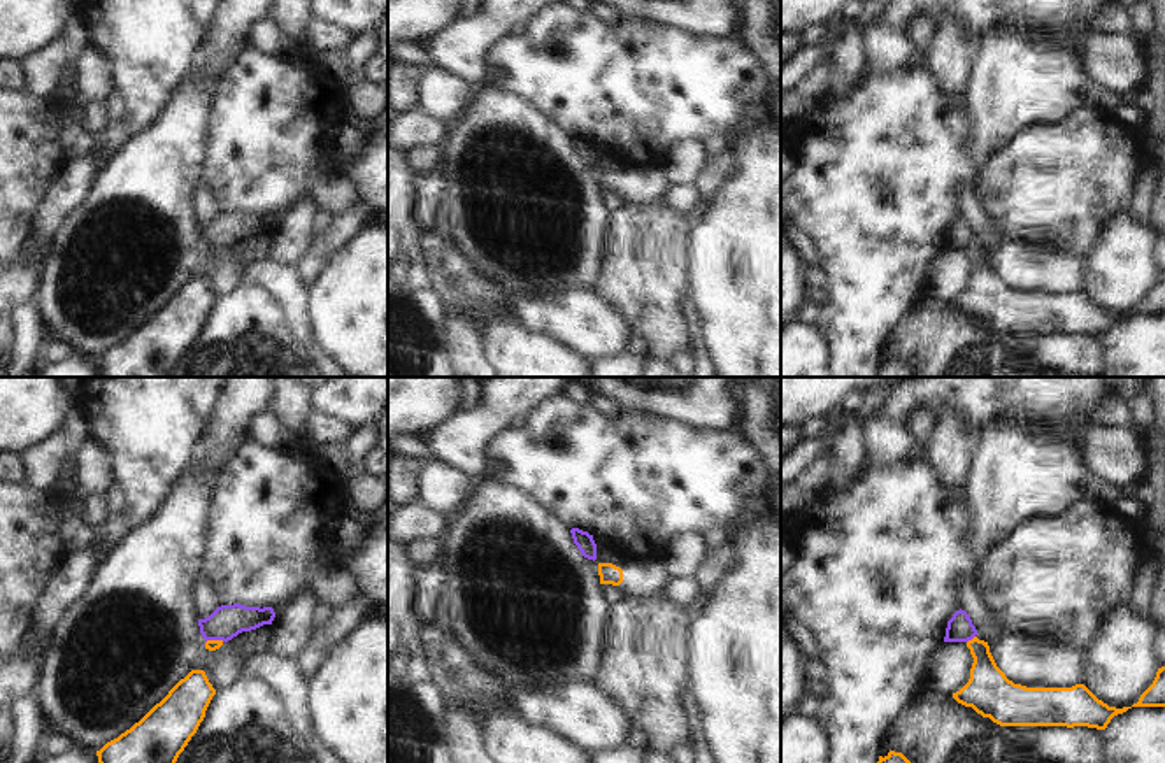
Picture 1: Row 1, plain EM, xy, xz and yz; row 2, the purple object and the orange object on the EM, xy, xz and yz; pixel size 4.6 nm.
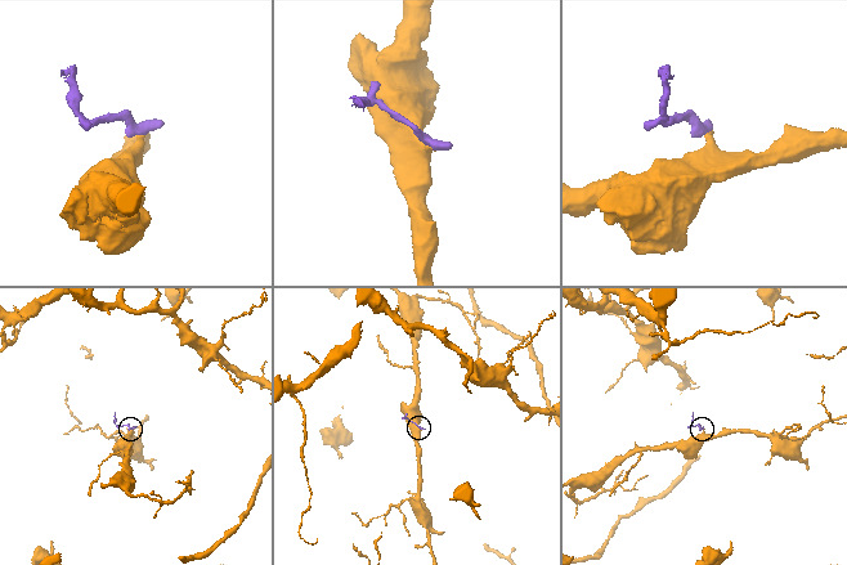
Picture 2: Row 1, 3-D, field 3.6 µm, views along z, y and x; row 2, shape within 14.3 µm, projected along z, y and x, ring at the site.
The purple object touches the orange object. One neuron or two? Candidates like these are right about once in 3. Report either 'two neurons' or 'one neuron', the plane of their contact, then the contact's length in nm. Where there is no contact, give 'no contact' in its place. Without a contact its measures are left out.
two neurons | yz | 50 nm

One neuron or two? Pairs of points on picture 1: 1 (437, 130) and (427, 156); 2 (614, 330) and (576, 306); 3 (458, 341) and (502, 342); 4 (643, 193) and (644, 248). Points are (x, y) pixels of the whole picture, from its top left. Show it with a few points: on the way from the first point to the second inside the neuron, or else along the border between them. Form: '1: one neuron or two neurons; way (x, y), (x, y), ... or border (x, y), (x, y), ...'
1: two neurons; border (439, 146), (413, 146), (406, 151)
2: one neuron; way (606, 330), (600, 330), (585, 314)
3: two neurons; border (476, 325), (481, 351), (486, 358)
4: two neurons; border (625, 200), (639, 204), (662, 202)

